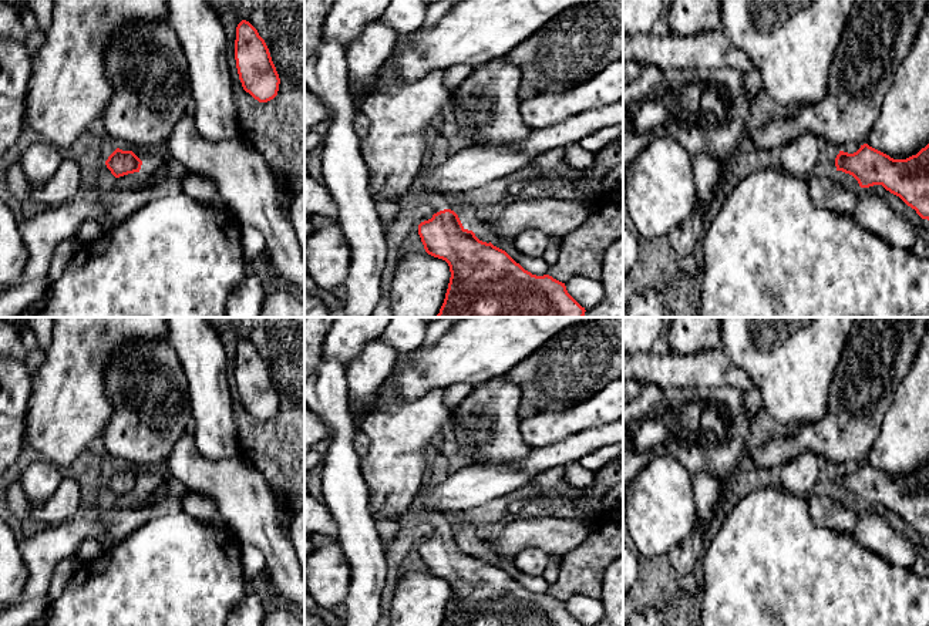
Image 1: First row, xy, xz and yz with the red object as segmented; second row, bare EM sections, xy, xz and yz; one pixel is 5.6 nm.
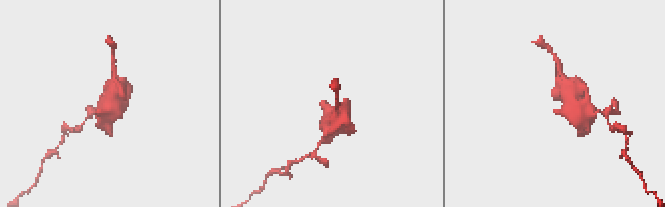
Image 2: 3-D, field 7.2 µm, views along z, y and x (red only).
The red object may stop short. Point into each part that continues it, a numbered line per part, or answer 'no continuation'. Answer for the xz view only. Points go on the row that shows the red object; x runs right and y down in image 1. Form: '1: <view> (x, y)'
1: xz (414, 198)

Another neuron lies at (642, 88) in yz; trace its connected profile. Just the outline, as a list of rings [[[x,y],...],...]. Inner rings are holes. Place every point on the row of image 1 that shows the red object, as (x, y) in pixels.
[[[656,65],[643,67],[642,74],[633,83],[623,85],[623,110],[633,110],[640,101],[652,98],[662,80],[662,68]]]

